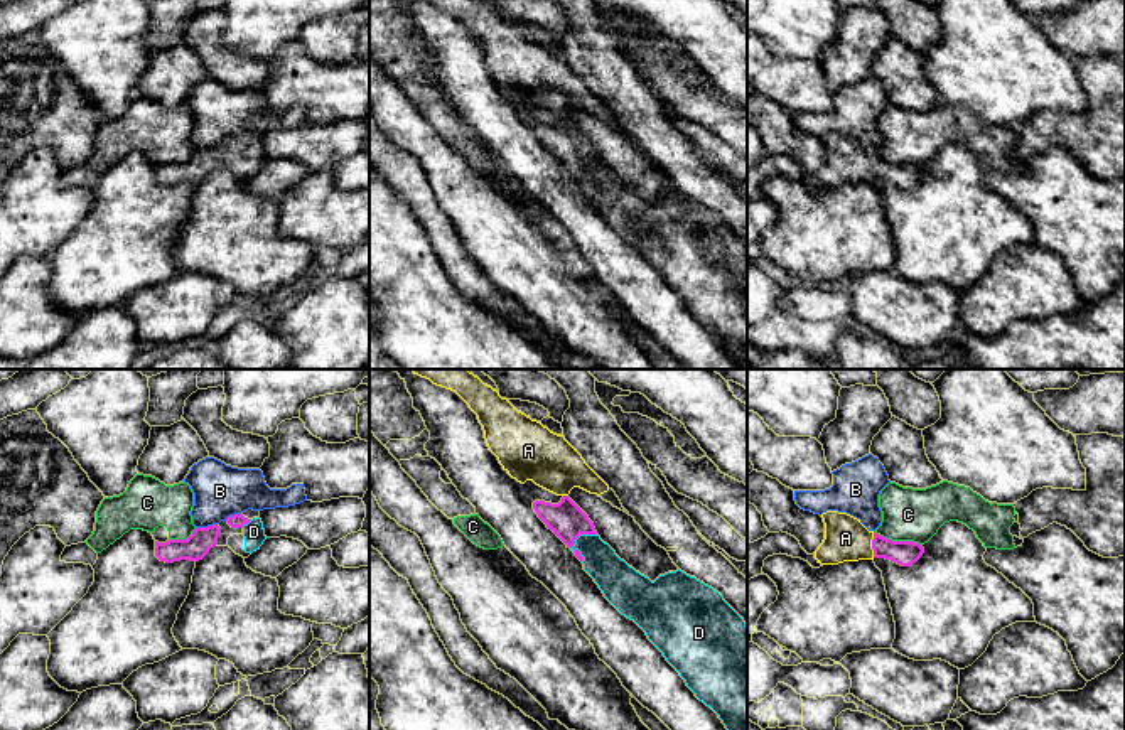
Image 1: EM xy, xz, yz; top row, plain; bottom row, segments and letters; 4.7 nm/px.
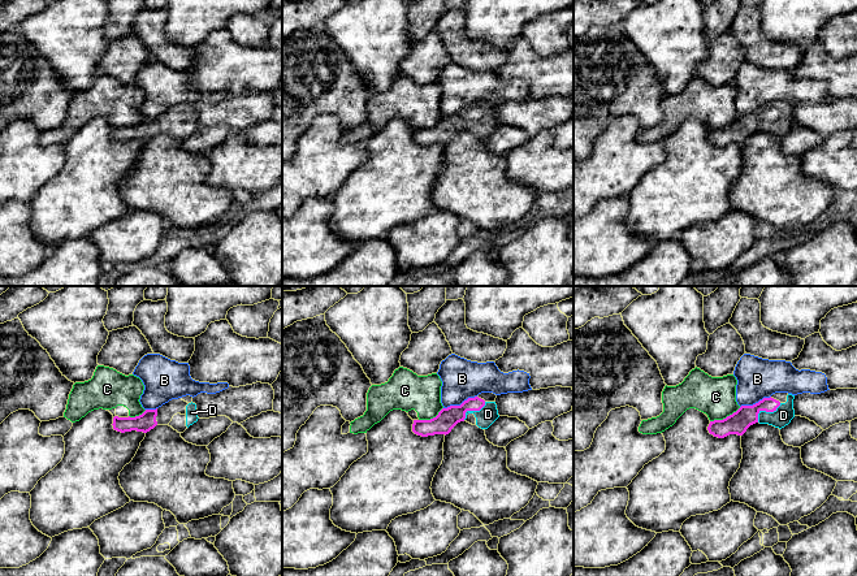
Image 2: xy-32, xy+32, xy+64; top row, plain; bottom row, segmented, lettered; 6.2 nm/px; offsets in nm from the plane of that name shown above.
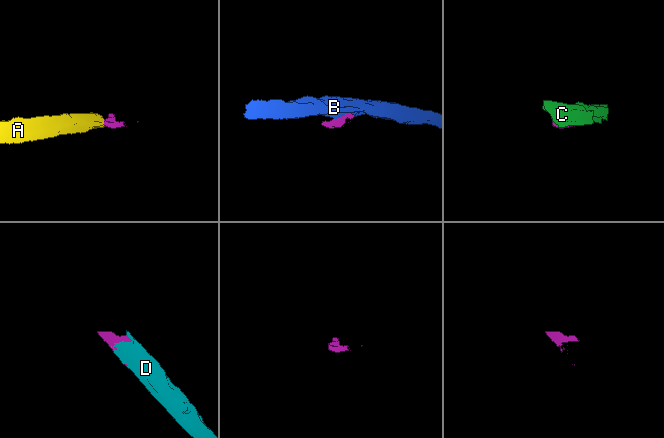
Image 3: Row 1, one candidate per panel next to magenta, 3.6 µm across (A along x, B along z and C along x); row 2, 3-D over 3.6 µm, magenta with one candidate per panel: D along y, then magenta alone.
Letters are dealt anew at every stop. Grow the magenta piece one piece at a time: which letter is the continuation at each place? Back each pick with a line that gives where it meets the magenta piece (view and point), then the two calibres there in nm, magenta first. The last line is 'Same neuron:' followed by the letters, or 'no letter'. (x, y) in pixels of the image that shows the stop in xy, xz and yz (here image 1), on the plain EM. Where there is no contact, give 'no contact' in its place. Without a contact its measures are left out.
A: meets magenta in yz at (872, 167); 120 nm thick on the magenta side, 200 nm on the other
D: meets magenta in xz at (581, 155); 170 nm thick on the magenta side, 170 nm on the other
Same neuron: A, D

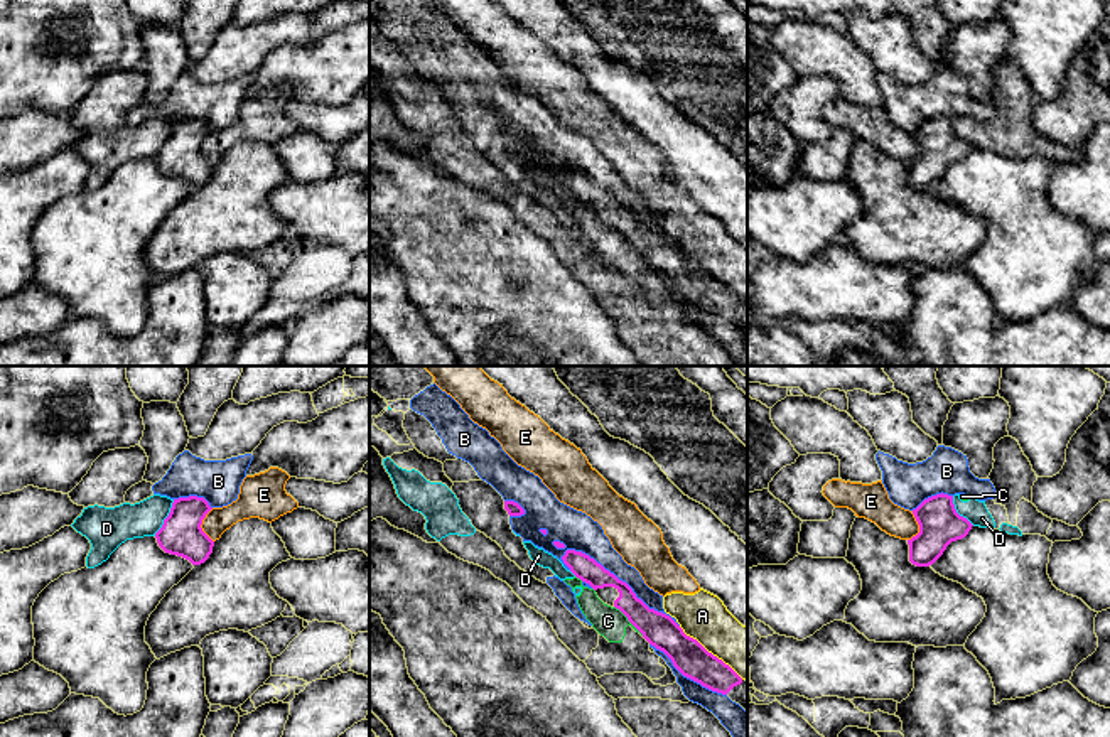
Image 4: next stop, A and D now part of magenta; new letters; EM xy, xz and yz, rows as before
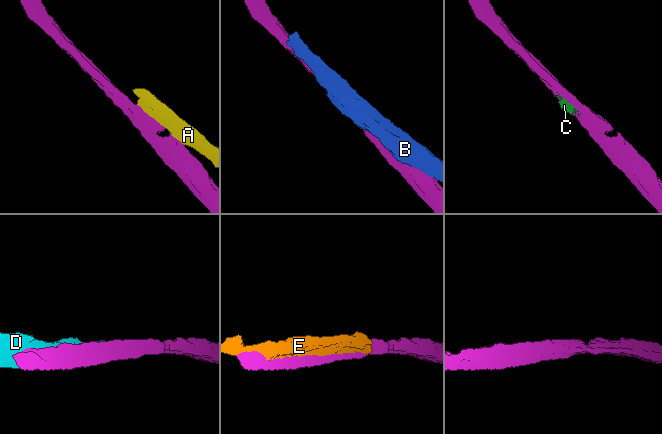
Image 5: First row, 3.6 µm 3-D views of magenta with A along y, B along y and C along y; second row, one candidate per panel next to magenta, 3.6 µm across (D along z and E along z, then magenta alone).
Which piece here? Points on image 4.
Same neuron: no letter

